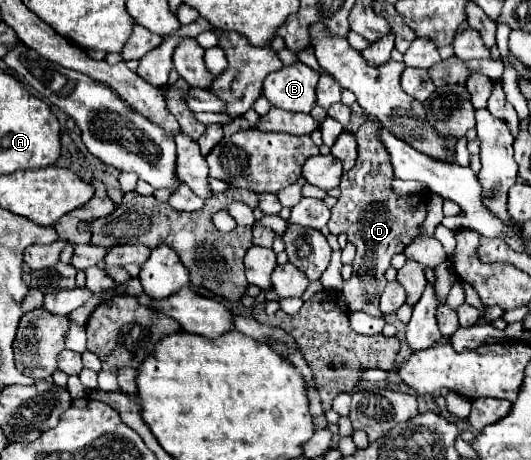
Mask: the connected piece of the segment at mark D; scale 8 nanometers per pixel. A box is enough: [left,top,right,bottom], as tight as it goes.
[328,119,428,317]

